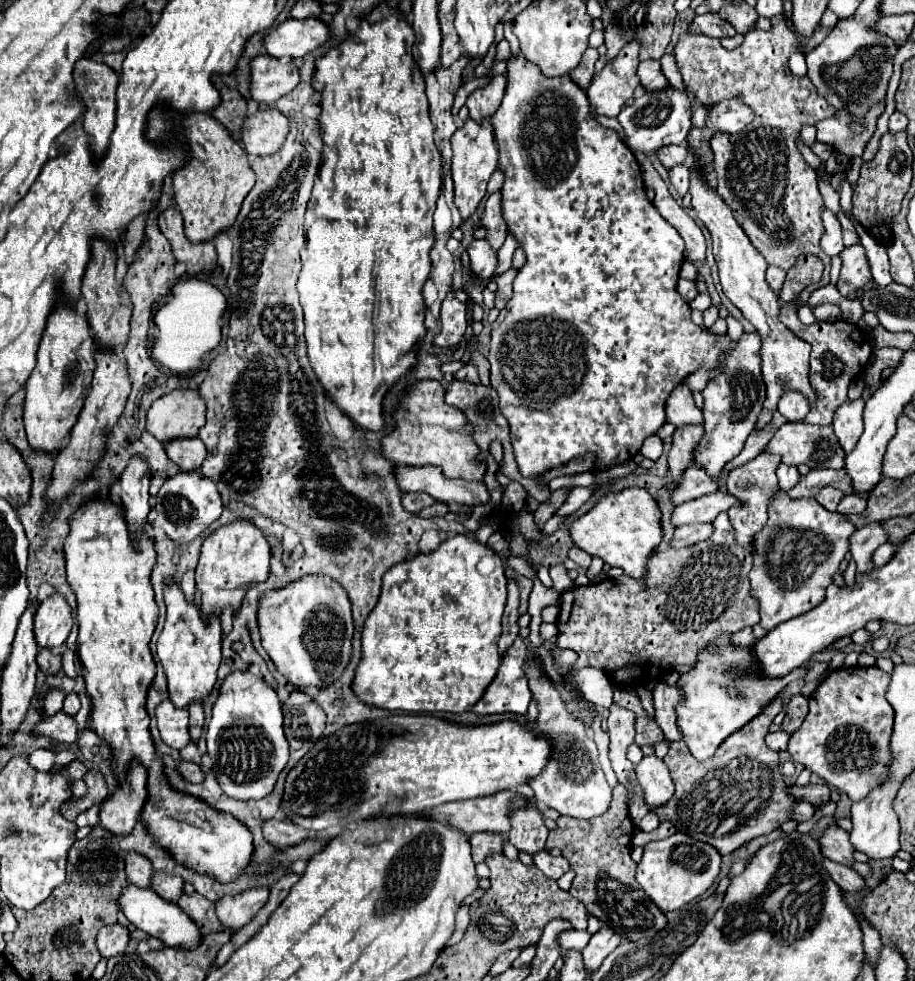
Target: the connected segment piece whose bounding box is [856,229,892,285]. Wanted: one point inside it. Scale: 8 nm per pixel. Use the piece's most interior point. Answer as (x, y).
(877, 256)

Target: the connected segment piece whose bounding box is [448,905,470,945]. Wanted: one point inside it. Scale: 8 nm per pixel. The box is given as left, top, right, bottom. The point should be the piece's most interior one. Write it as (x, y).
(463, 916)

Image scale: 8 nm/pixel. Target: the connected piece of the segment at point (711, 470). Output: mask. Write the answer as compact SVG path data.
M744 333L736 351L724 359L724 371L720 377L708 381L702 391L704 397L704 437L698 451L698 463L708 471L710 477L718 477L722 467L734 459L750 431L756 427L756 419L766 399L766 385L760 375L760 347L762 339L758 333Z

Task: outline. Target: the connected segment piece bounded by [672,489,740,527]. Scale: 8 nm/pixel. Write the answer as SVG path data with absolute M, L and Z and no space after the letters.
M718 489L716 493L710 493L710 495L678 505L674 509L672 523L676 527L688 525L688 523L712 523L720 513L736 505L740 505L740 501L734 495L730 495L726 489Z

